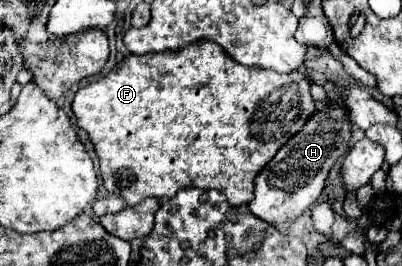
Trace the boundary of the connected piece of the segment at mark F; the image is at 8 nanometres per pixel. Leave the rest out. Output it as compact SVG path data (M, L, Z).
M195 41L195 45L185 45L185 49L177 49L173 53L129 55L127 59L119 61L103 79L99 79L99 81L95 81L87 87L81 87L75 93L75 99L73 99L73 113L77 117L77 127L87 131L87 135L89 135L93 147L95 147L95 153L97 153L99 163L101 163L99 171L101 171L105 189L109 193L123 197L129 207L139 205L147 197L171 199L183 187L217 189L227 197L229 205L233 205L233 207L249 203L253 199L253 179L257 177L257 173L275 157L275 153L281 149L281 145L285 145L285 141L289 141L289 137L293 137L299 129L305 127L305 121L309 121L309 117L313 117L315 111L317 111L317 103L311 95L311 83L309 83L307 75L303 75L299 71L277 73L277 71L271 71L271 69L237 65L219 45L215 45L215 41Z

